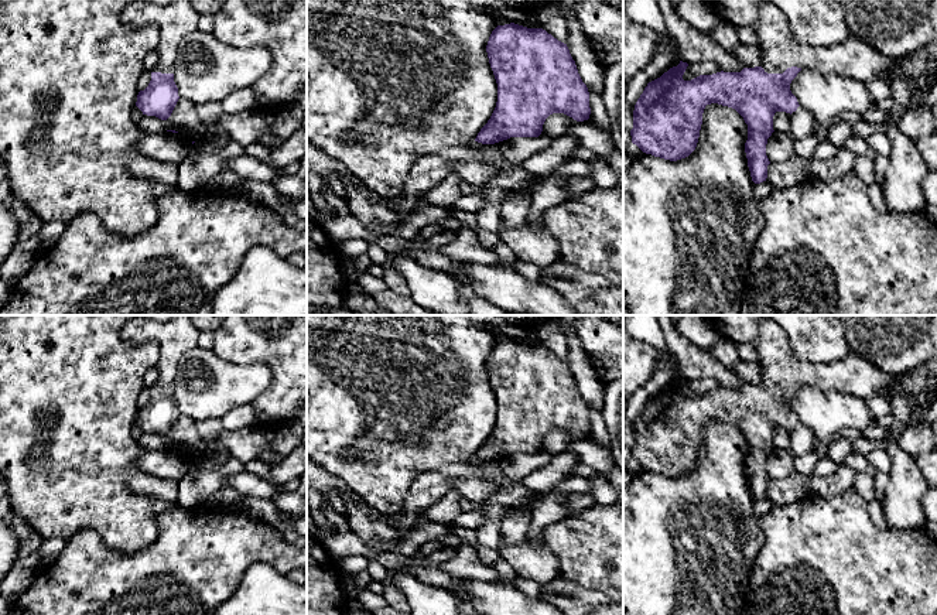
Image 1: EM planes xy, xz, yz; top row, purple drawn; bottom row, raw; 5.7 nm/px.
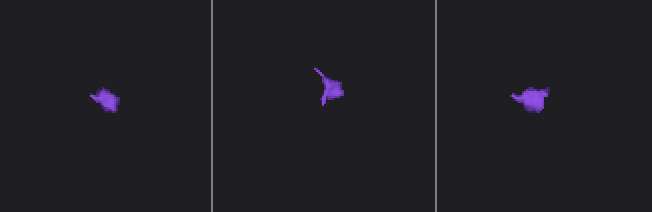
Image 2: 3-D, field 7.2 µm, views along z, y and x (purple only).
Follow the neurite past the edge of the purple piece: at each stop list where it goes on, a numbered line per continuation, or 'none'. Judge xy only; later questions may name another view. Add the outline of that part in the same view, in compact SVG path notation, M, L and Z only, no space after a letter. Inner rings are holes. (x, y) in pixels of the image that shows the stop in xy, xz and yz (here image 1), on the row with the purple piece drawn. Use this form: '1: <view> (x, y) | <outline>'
1: xy (175, 21) | M175 0L170 6L136 1L122 13L122 23L140 28L147 24L158 27L158 59L151 72L174 74L174 62L185 38L198 30L199 13L189 0Z

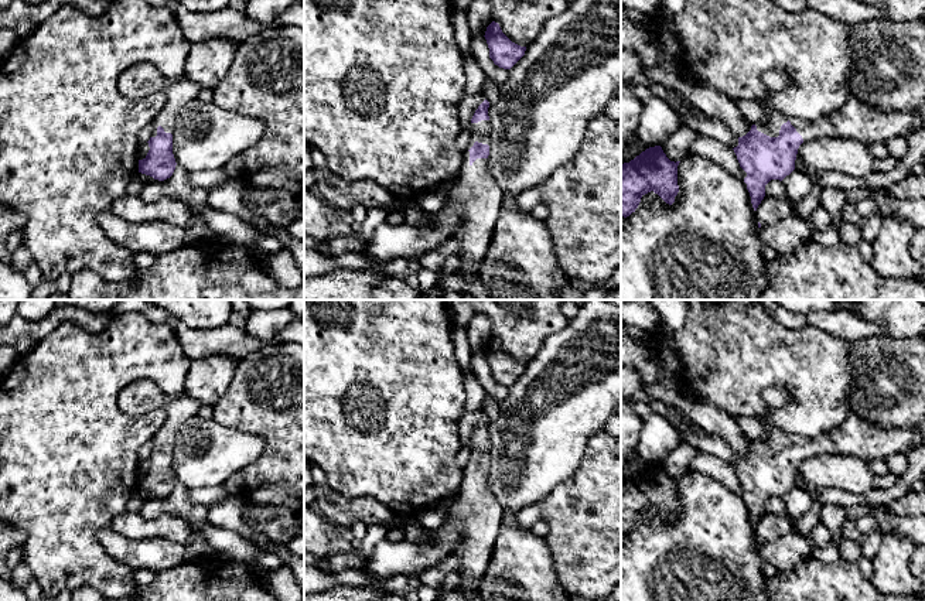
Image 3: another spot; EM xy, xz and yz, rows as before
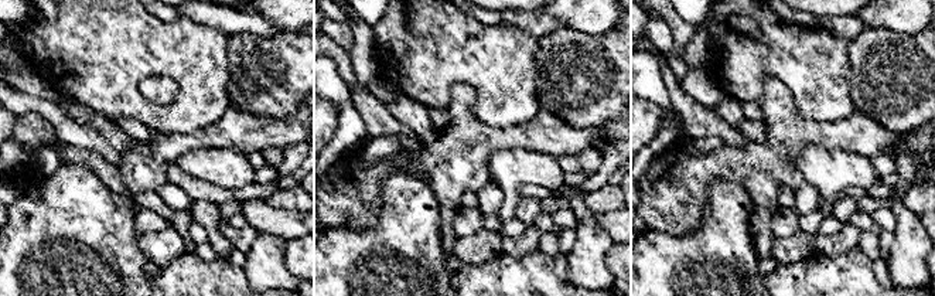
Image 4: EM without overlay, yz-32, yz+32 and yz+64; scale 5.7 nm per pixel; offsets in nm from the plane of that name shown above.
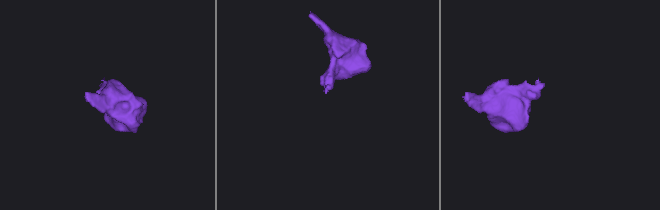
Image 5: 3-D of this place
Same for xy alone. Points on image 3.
1: xy (142, 79) | M140 62L126 69L117 81L117 88L123 96L132 100L146 98L154 92L165 93L165 105L151 123L151 137L157 136L158 126L165 133L173 134L177 119L184 113L187 105L198 98L201 91L184 74L177 81L168 81L150 62Z

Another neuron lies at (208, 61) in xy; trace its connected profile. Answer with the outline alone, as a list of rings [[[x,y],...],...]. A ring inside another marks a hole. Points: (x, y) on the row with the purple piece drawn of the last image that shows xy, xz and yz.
[[[209,38],[191,44],[184,75],[201,89],[214,92],[226,76],[236,47],[235,42],[226,38]]]

